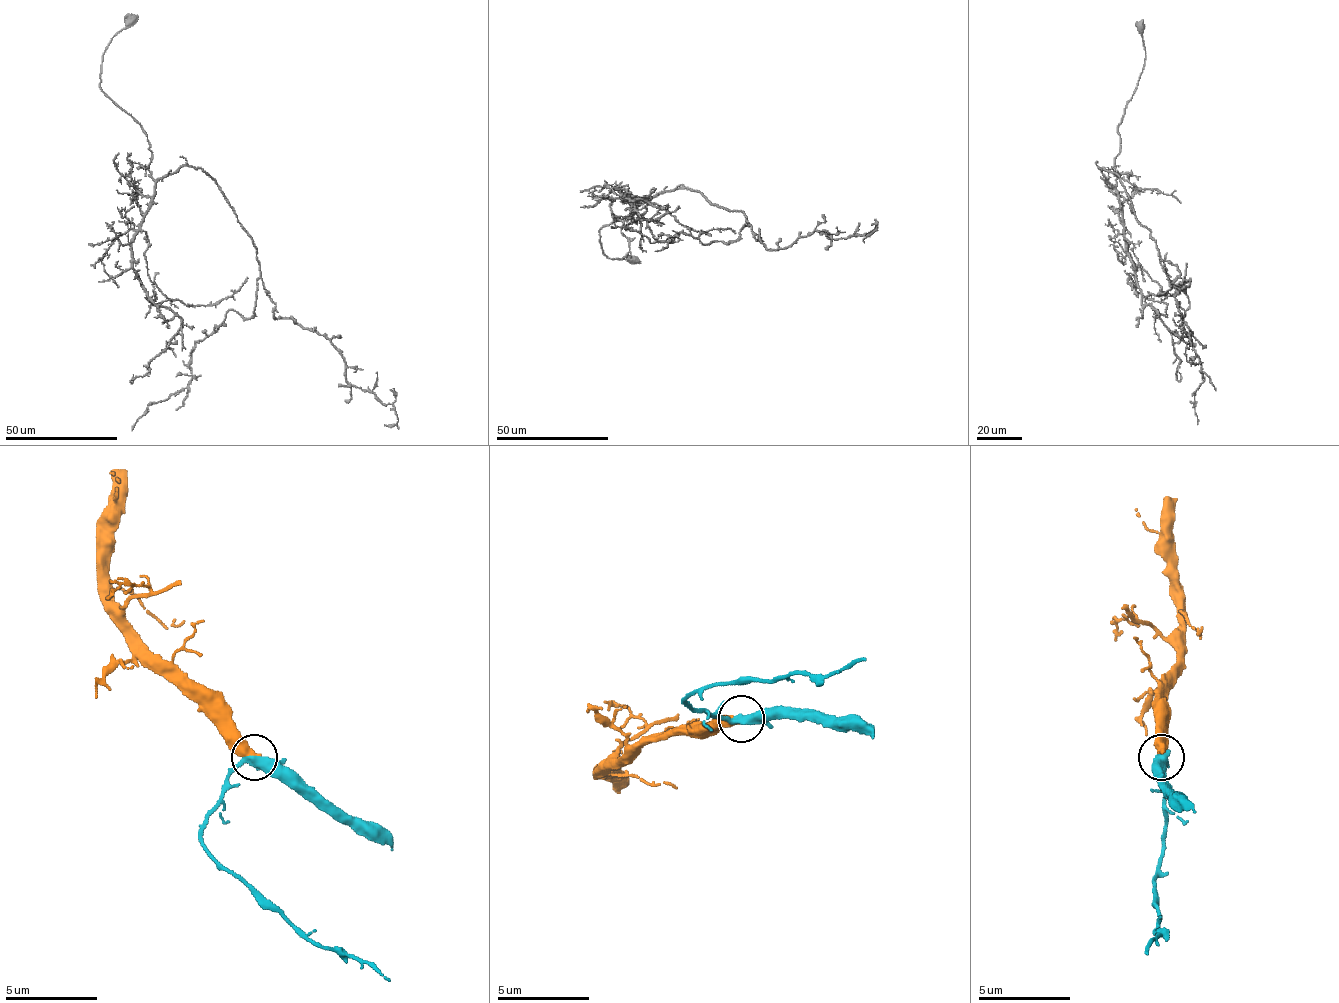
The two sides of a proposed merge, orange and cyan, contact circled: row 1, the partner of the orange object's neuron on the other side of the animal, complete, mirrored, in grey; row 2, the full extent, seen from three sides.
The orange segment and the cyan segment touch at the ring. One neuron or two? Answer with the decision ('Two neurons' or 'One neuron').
One neuron

